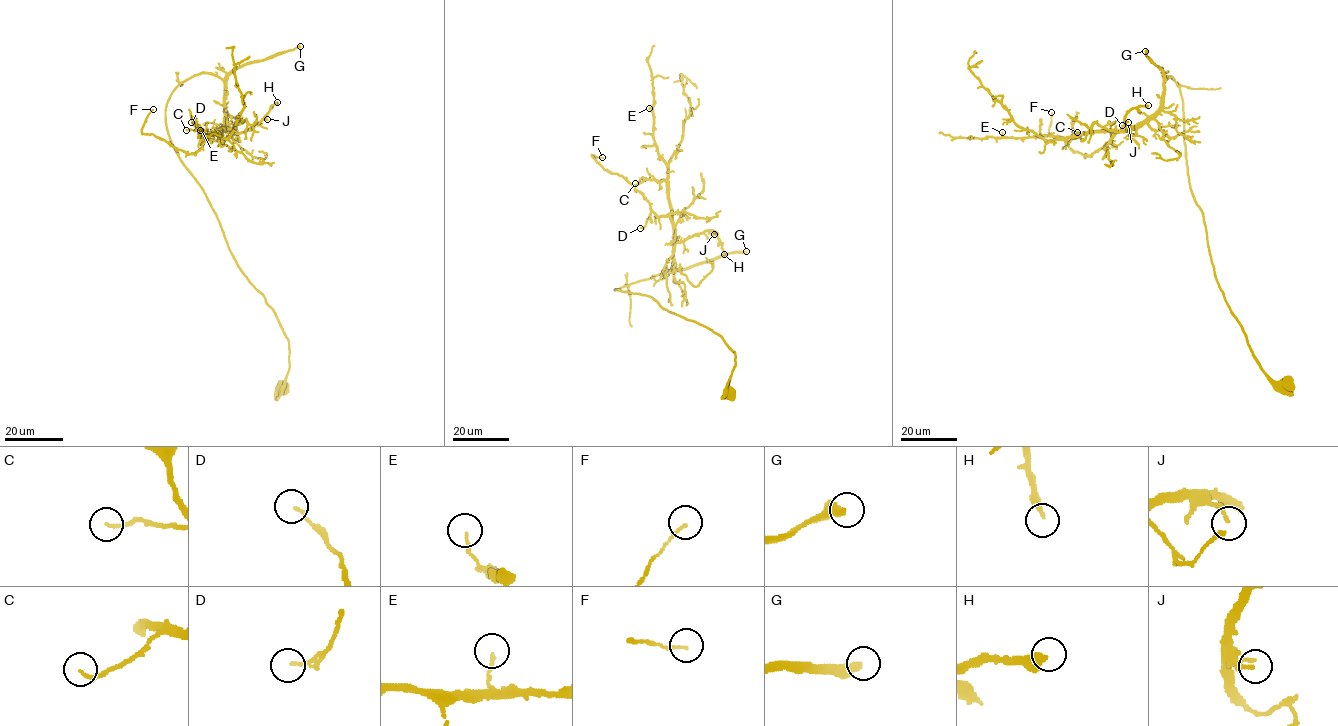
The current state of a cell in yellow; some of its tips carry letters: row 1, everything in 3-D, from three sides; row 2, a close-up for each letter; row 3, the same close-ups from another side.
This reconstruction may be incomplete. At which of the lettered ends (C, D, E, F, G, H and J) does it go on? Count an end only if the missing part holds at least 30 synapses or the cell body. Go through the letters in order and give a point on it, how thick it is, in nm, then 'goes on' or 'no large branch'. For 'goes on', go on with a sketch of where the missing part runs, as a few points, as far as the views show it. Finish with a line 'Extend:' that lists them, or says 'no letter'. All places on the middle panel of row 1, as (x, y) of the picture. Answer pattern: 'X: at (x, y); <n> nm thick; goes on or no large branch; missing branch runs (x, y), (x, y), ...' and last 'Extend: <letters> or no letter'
C: at (635, 183); 150 nm thick; no large branch
D: at (640, 228); 120 nm thick; no large branch
E: at (649, 108); 110 nm thick; no large branch
F: at (602, 157); 110 nm thick; no large branch
G: at (746, 251); 400 nm thick; goes on
H: at (724, 254); 280 nm thick; no large branch
J: at (714, 234); 150 nm thick; no large branch
Extend: G

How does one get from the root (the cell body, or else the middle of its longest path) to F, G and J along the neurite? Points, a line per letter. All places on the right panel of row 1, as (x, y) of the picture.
F: (1287, 381), (1262, 369), (1216, 279), (1173, 78), (1154, 114), (1089, 155), (1049, 133), (1051, 112)
G: (1287, 381), (1274, 381), (1262, 369), (1219, 286), (1189, 183), (1180, 89), (1172, 77), (1164, 82), (1145, 51)
J: (1287, 381), (1262, 369), (1216, 279), (1173, 78), (1133, 135), (1128, 122)

